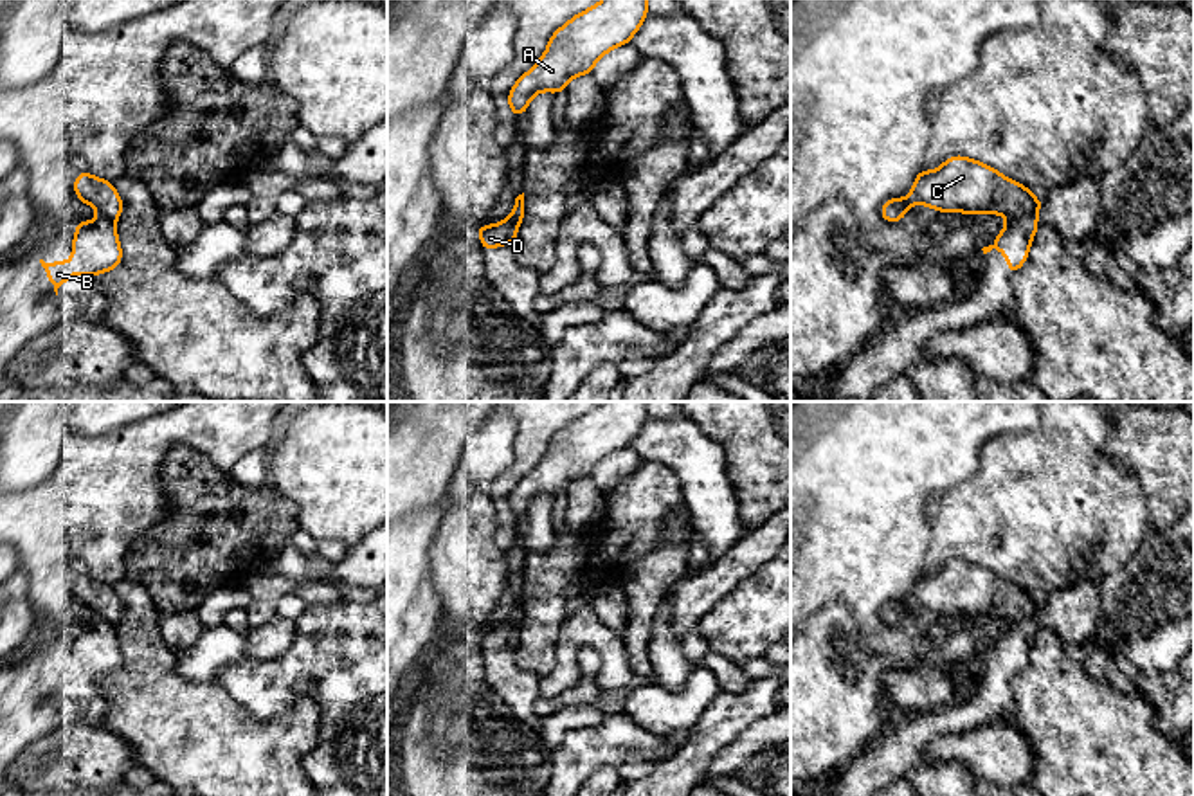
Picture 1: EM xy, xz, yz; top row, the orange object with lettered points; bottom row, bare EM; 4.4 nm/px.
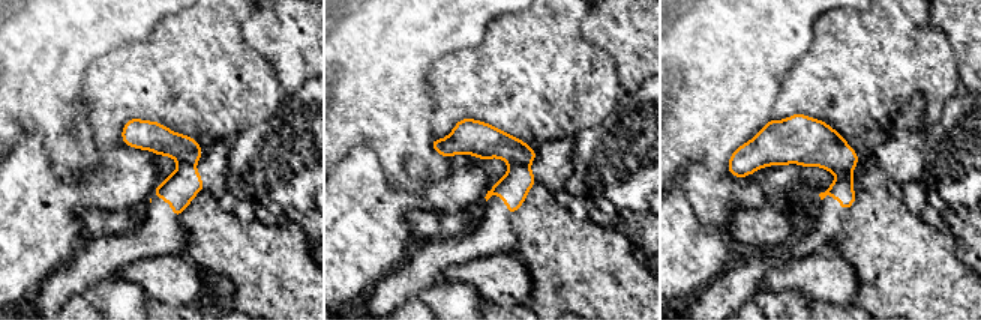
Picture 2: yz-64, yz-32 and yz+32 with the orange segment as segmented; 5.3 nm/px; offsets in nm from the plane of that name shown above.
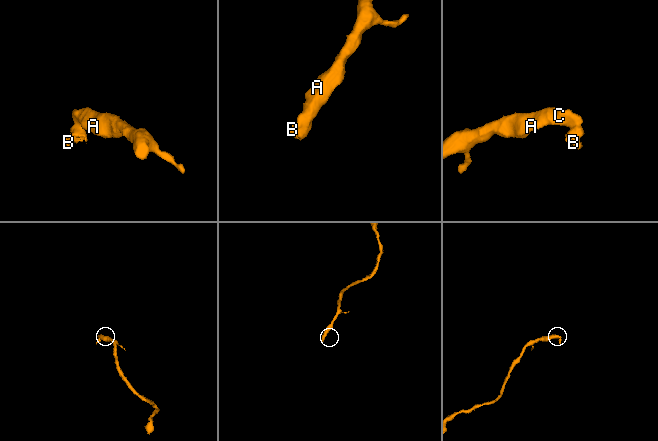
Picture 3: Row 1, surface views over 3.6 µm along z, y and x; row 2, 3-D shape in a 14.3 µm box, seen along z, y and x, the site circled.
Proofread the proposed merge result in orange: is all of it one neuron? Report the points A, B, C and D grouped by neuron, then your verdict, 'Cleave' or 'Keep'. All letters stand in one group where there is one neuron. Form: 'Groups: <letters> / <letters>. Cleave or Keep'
Groups: A C / B D. Cleave

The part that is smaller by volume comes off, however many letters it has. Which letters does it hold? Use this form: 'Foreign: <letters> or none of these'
Foreign: B, D

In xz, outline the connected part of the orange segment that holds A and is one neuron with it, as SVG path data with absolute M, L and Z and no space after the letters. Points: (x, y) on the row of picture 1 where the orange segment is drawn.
M602 0L558 27L540 59L508 94L508 108L519 119L540 92L565 92L571 79L592 74L603 56L630 43L648 16L647 0Z

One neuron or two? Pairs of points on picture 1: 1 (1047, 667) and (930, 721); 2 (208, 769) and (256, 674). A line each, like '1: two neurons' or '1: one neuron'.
1: two neurons
2: two neurons

